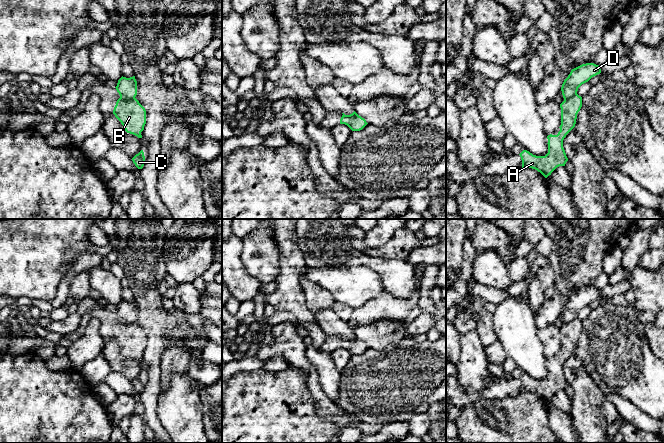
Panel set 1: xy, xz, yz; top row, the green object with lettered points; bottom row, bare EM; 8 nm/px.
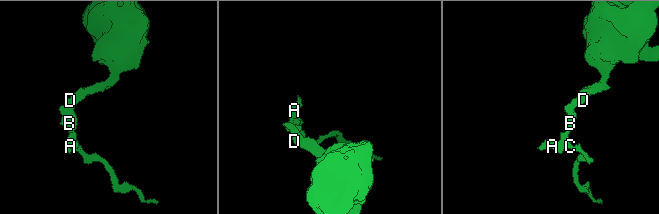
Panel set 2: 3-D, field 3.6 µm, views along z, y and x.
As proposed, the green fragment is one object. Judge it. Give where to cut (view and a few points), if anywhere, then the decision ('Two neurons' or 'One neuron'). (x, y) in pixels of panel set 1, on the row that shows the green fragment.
Split along xy (120, 96), (126, 99), (134, 98). Two neurons

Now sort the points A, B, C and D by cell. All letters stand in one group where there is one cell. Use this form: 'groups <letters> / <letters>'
groups A B C / D

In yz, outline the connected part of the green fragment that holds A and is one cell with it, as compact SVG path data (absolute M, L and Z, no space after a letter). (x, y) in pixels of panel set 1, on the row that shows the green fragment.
M578 94L565 99L561 104L561 125L557 135L548 135L548 153L545 156L536 156L527 150L519 155L522 168L532 168L540 172L545 178L559 166L565 166L568 158L563 148L563 140L575 127L577 114L582 107L582 97Z

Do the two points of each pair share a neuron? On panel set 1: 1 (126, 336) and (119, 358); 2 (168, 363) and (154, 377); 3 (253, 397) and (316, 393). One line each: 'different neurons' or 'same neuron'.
1: different neurons
2: different neurons
3: different neurons

